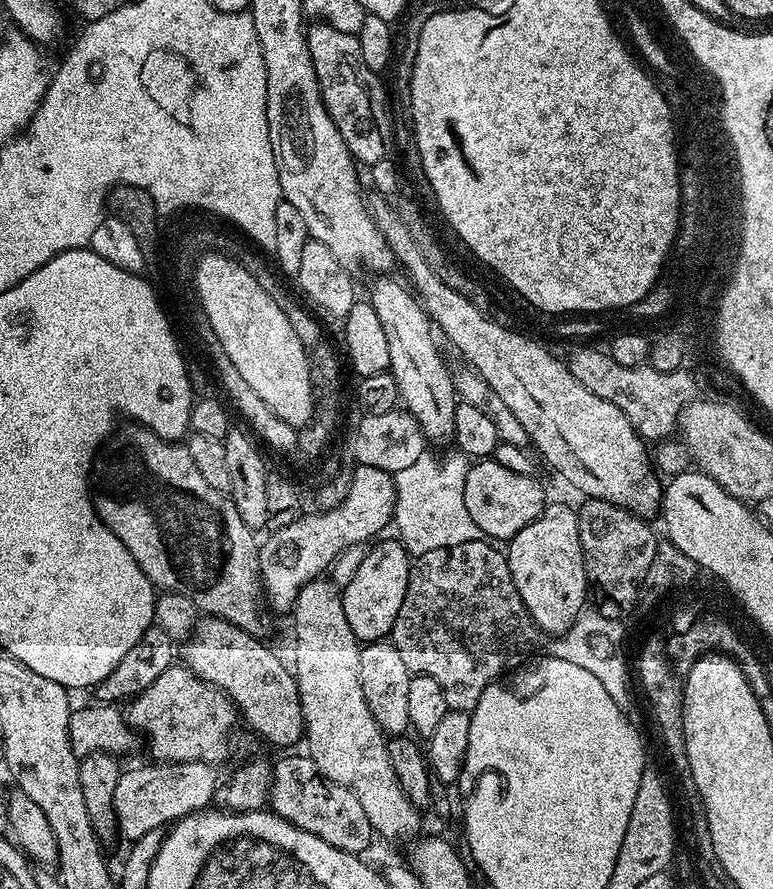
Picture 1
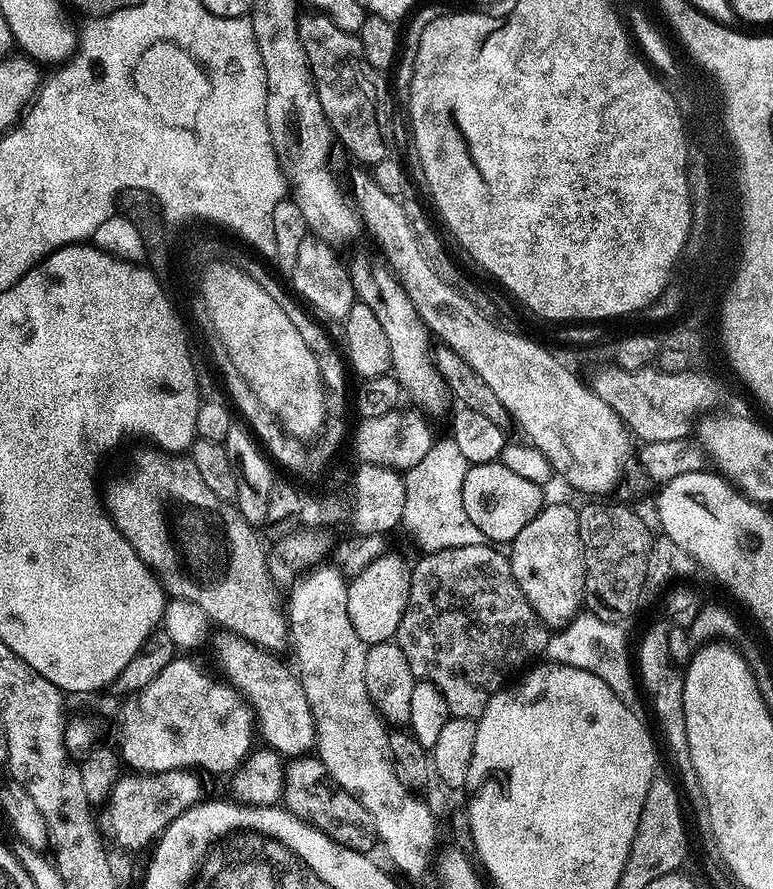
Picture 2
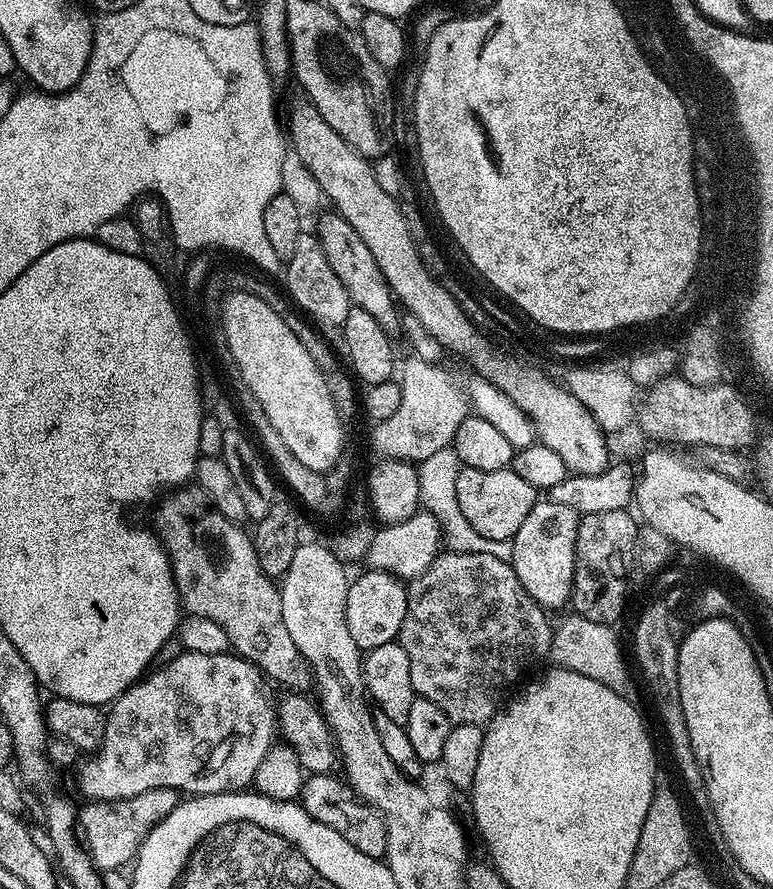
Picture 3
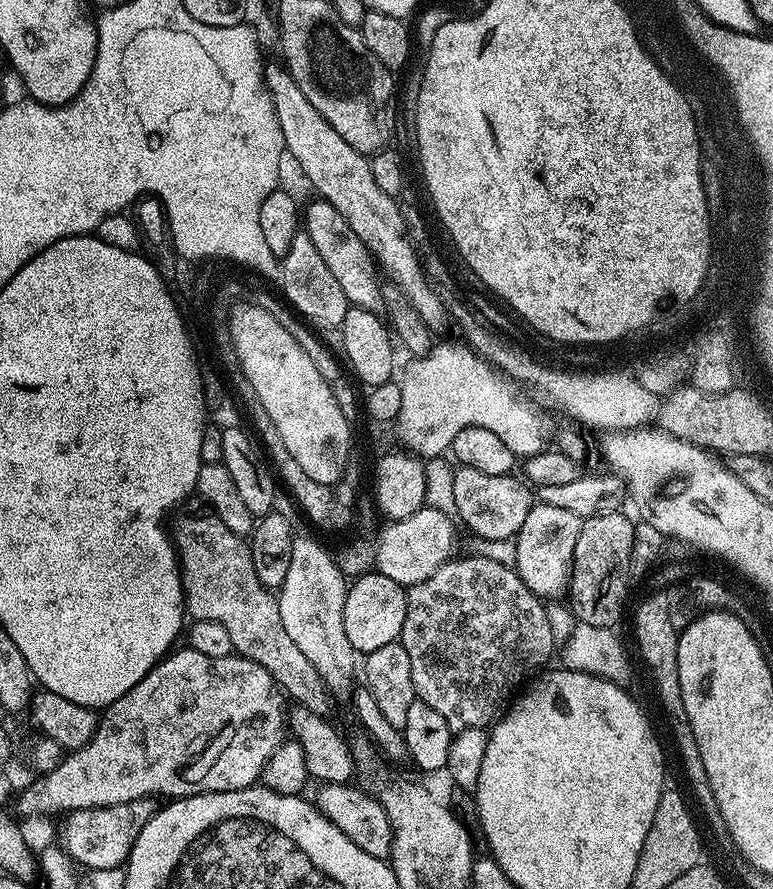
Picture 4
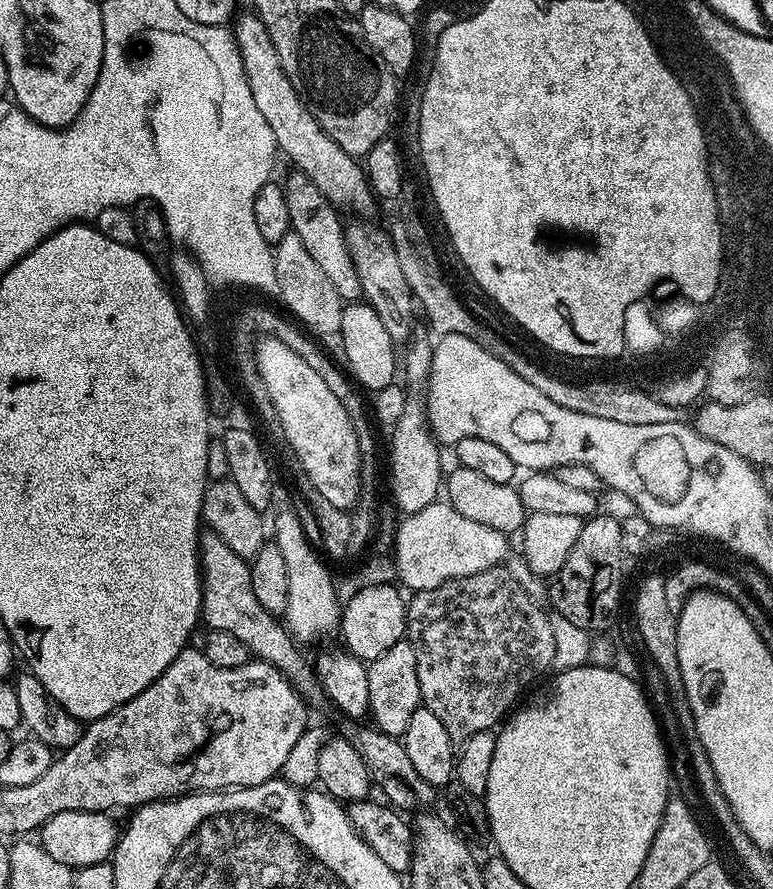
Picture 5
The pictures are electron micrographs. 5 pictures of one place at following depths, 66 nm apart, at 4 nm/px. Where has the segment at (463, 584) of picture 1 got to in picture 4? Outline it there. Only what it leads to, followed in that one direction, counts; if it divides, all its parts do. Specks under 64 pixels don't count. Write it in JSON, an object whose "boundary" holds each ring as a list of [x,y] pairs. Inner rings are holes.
{"boundary":[[[475,554],[475,556],[470,556],[466,560],[459,560],[459,558],[449,560],[447,564],[442,565],[439,570],[432,574],[430,578],[426,578],[426,582],[418,582],[411,585],[407,589],[407,594],[406,622],[402,622],[402,630],[400,631],[398,642],[404,647],[406,654],[410,657],[410,678],[414,678],[416,699],[426,702],[426,706],[430,706],[437,714],[442,714],[442,718],[446,718],[446,726],[450,726],[453,733],[461,732],[467,728],[487,729],[505,711],[506,705],[513,699],[517,689],[533,673],[545,667],[543,664],[551,658],[552,651],[557,647],[553,635],[550,634],[549,620],[546,618],[546,610],[544,609],[544,600],[541,597],[535,596],[528,589],[526,582],[522,582],[522,578],[515,568],[507,569],[501,563],[492,561],[481,554]]]}

